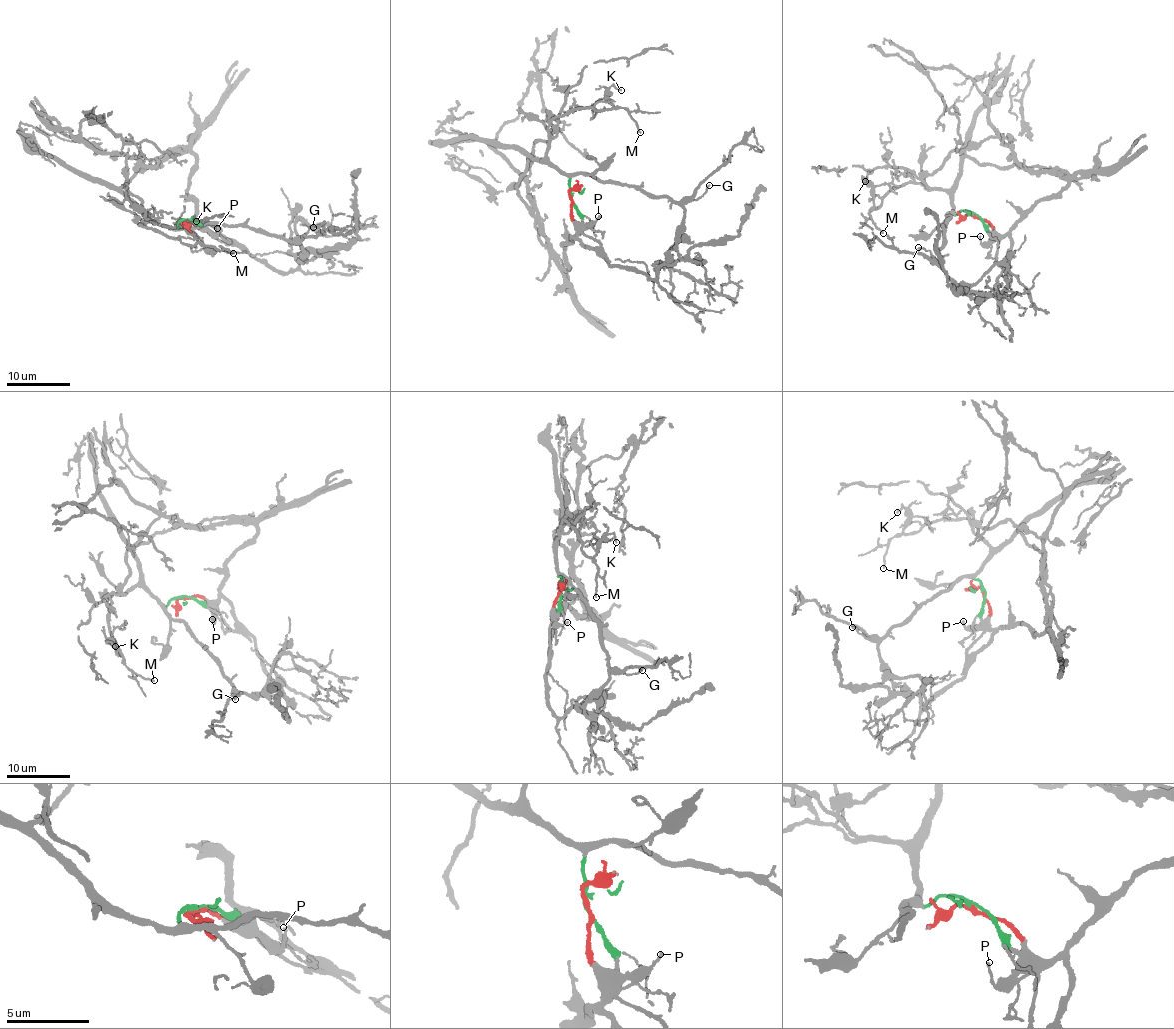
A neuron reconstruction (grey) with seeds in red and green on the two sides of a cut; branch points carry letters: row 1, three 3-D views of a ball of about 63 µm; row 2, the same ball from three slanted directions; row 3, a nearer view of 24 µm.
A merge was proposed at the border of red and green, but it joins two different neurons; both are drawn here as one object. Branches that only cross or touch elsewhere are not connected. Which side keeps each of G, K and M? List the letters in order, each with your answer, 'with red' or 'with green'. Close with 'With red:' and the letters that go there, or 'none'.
G: with green
K: with green
M: with green
With red: none

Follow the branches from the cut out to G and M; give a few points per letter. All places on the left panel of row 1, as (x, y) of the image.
G: (183, 220), (179, 219), (176, 226), (198, 227), (207, 223), (243, 226), (296, 241), (312, 227)
M: (183, 220), (177, 222), (177, 228), (147, 218), (143, 226), (139, 225), (182, 243), (234, 252)

